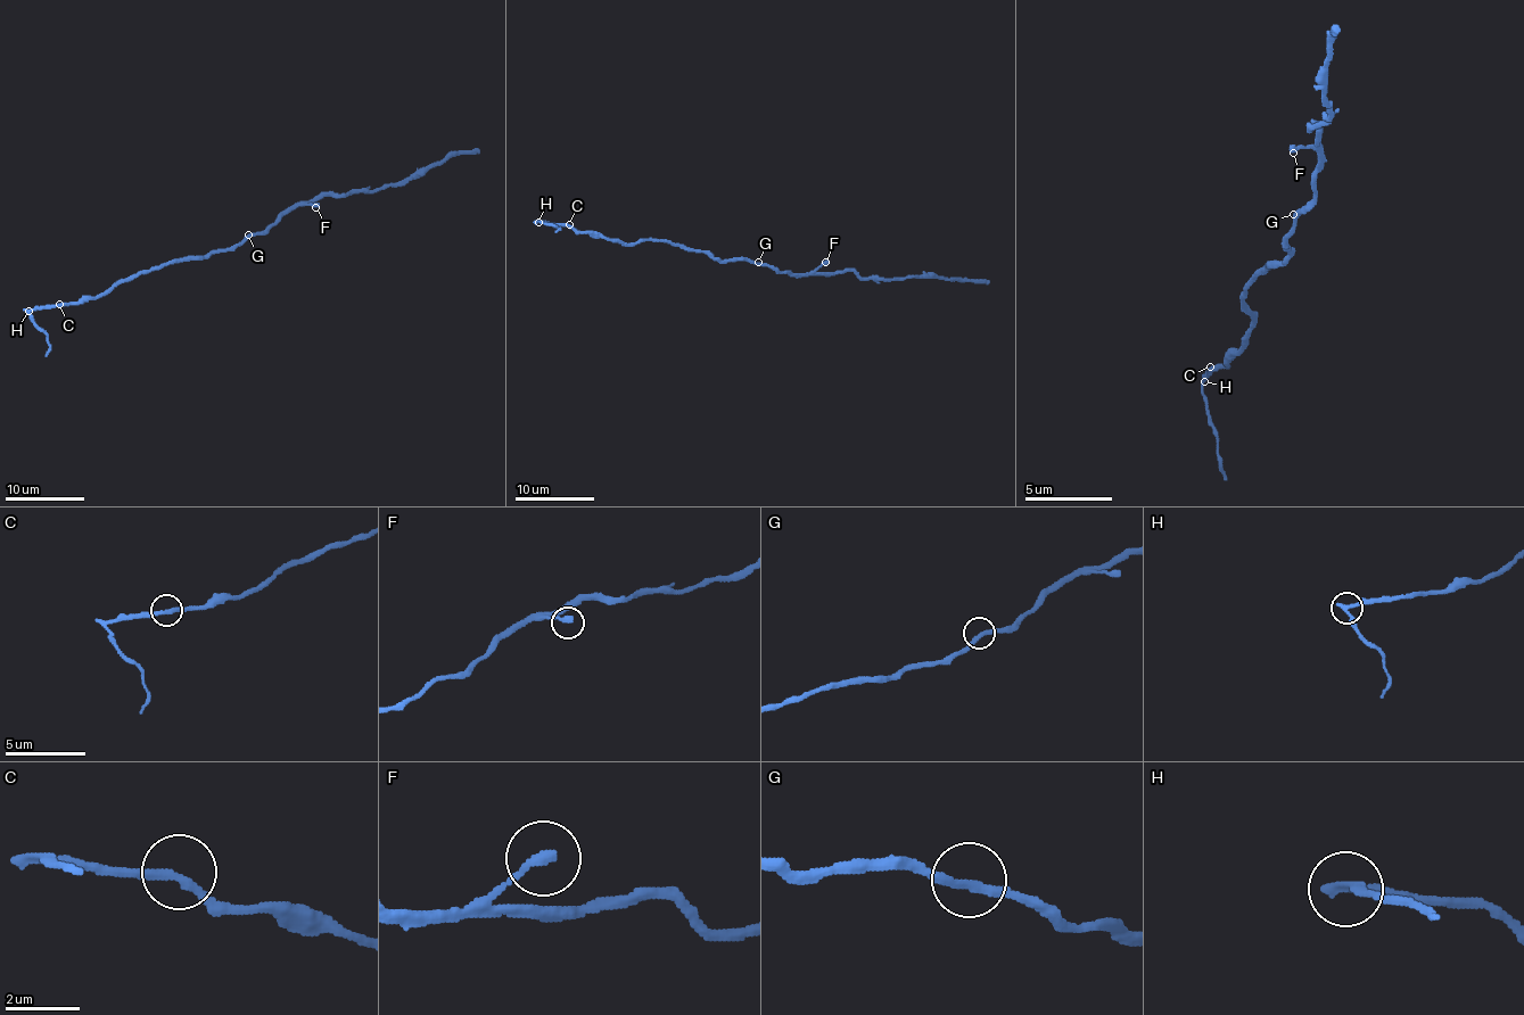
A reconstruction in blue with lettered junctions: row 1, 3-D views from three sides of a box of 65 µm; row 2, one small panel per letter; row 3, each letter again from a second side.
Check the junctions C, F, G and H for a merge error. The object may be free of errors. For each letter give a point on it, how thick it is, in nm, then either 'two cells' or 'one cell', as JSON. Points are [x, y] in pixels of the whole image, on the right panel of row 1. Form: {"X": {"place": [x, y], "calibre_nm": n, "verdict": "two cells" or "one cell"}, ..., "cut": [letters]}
{"C": {"place": [1210, 366], "calibre_nm": 240, "verdict": "one cell"}, "F": {"place": [1293, 153], "calibre_nm": 320, "verdict": "one cell"}, "G": {"place": [1293, 214], "calibre_nm": 240, "verdict": "one cell"}, "H": {"place": [1204, 381], "calibre_nm": 200, "verdict": "two cells"}, "cut": ["H"]}

